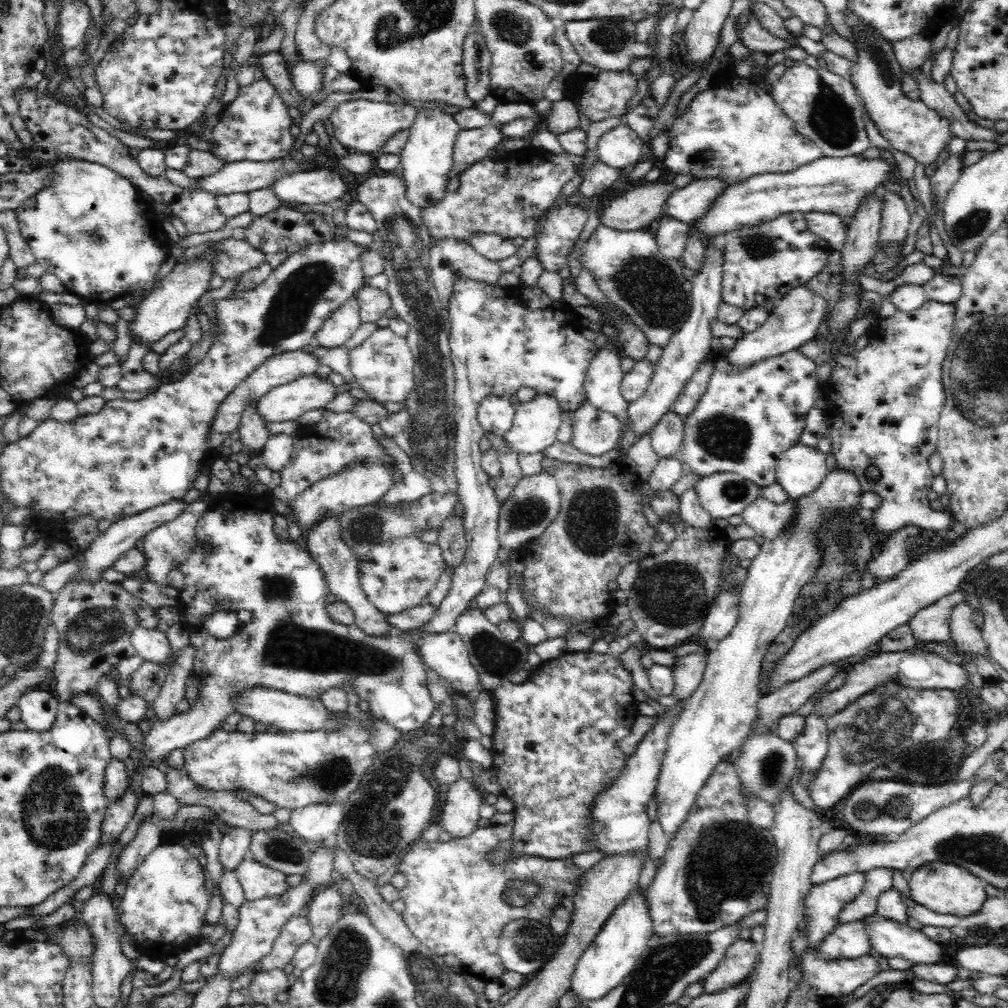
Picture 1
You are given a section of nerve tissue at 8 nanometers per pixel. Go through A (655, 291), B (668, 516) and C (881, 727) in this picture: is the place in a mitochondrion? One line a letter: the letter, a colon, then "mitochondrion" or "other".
A: mitochondrion
B: other
C: mitochondrion

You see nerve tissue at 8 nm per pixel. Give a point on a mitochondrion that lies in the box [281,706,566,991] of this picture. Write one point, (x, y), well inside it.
(374, 830)

